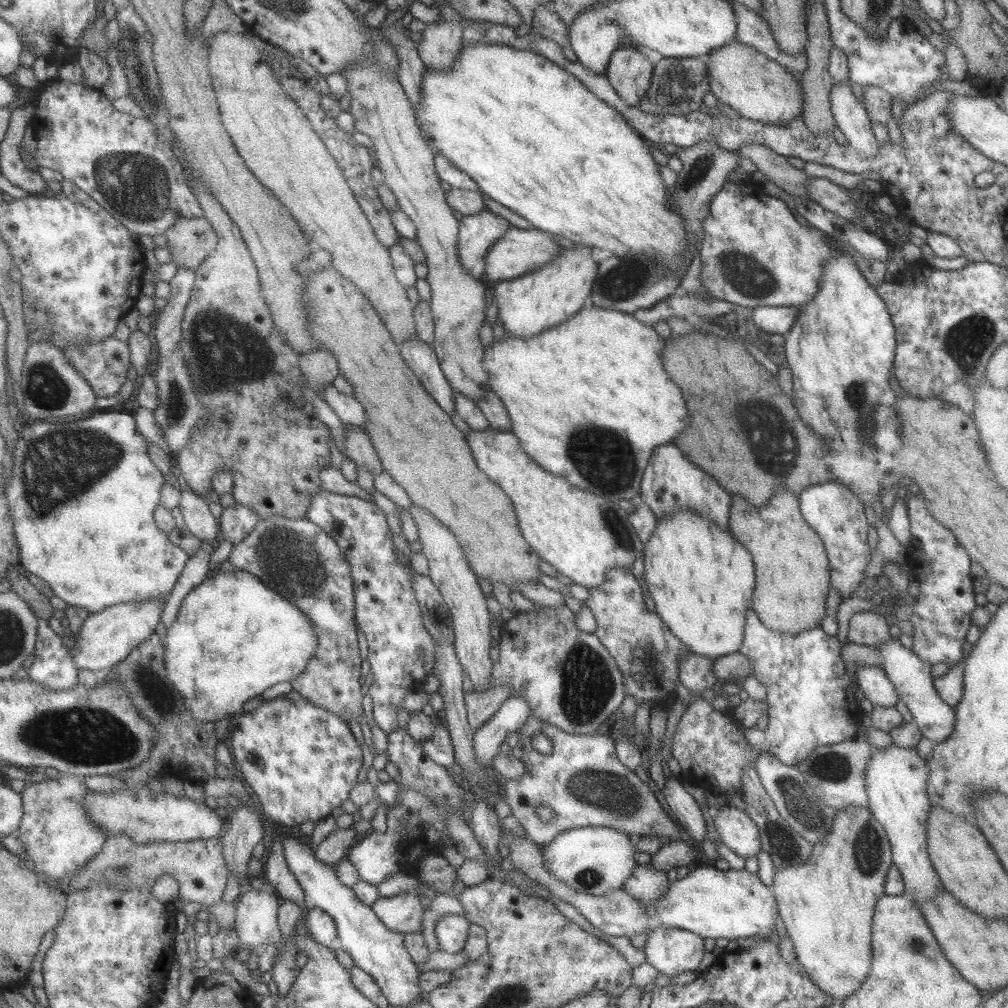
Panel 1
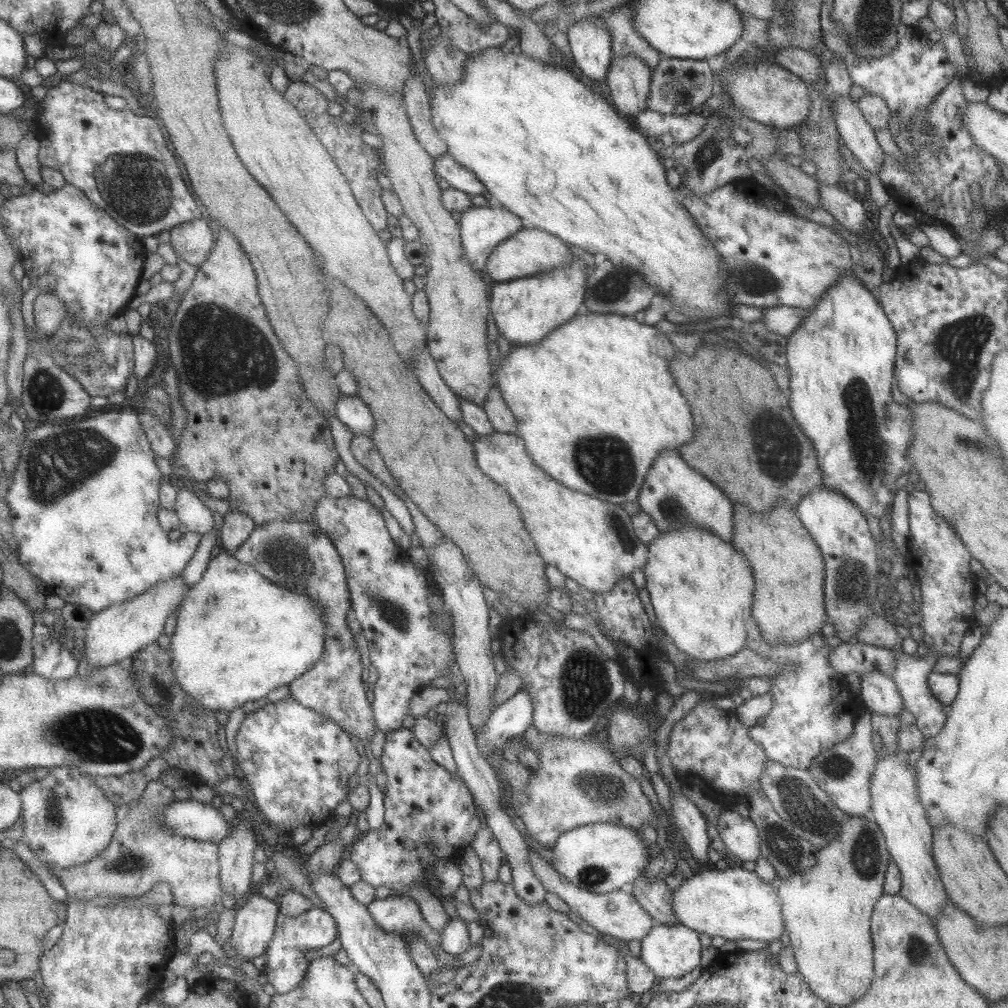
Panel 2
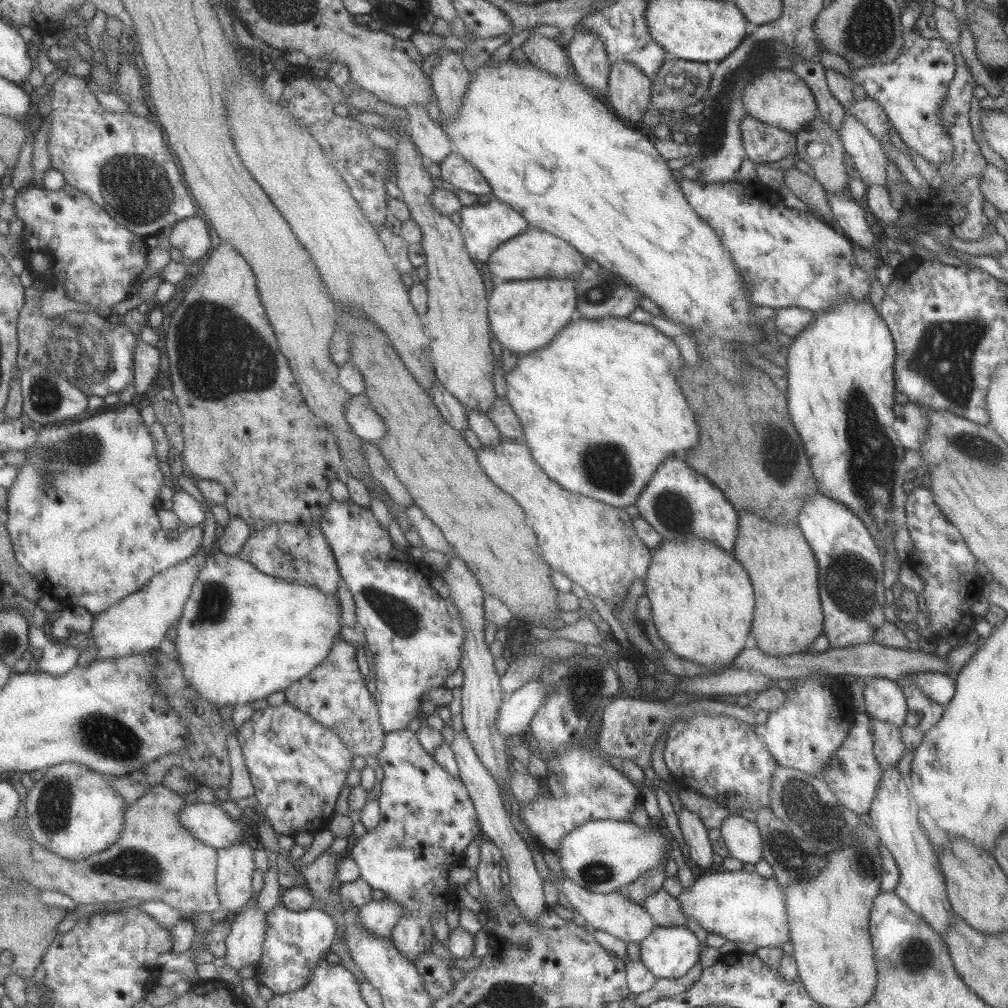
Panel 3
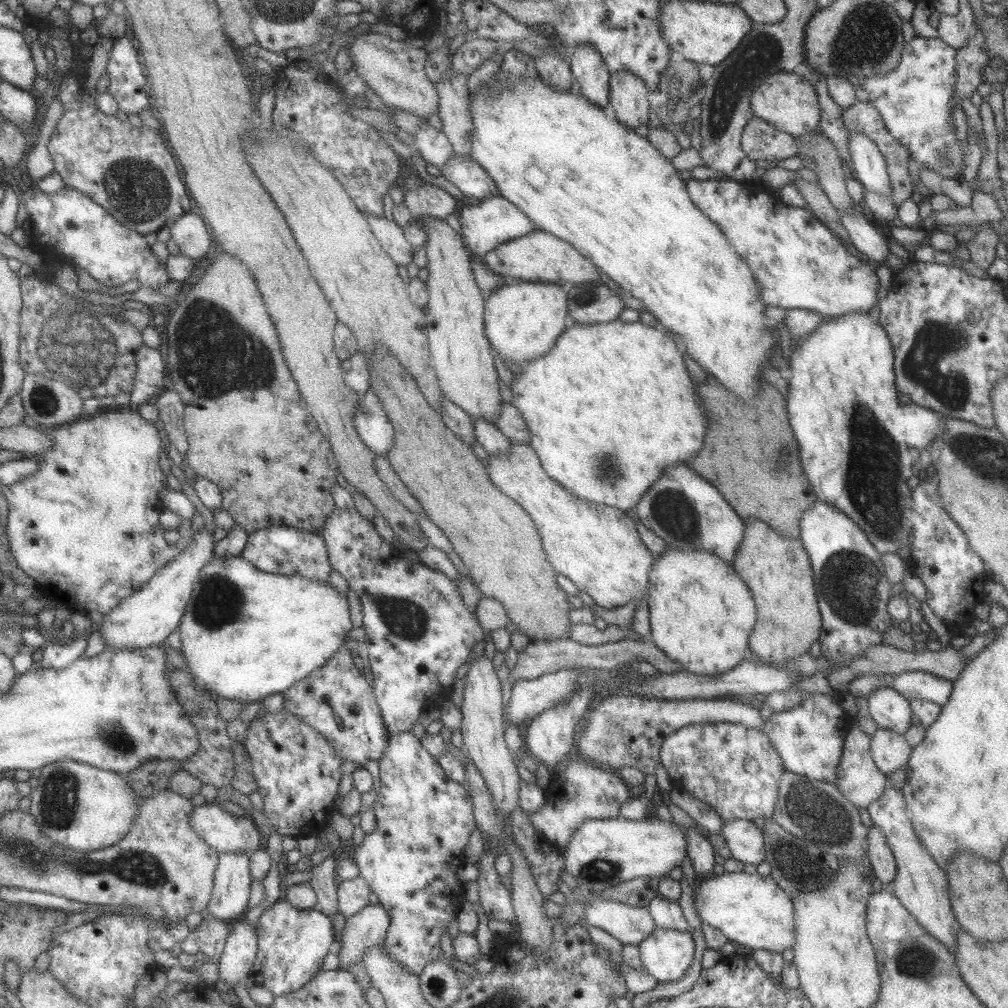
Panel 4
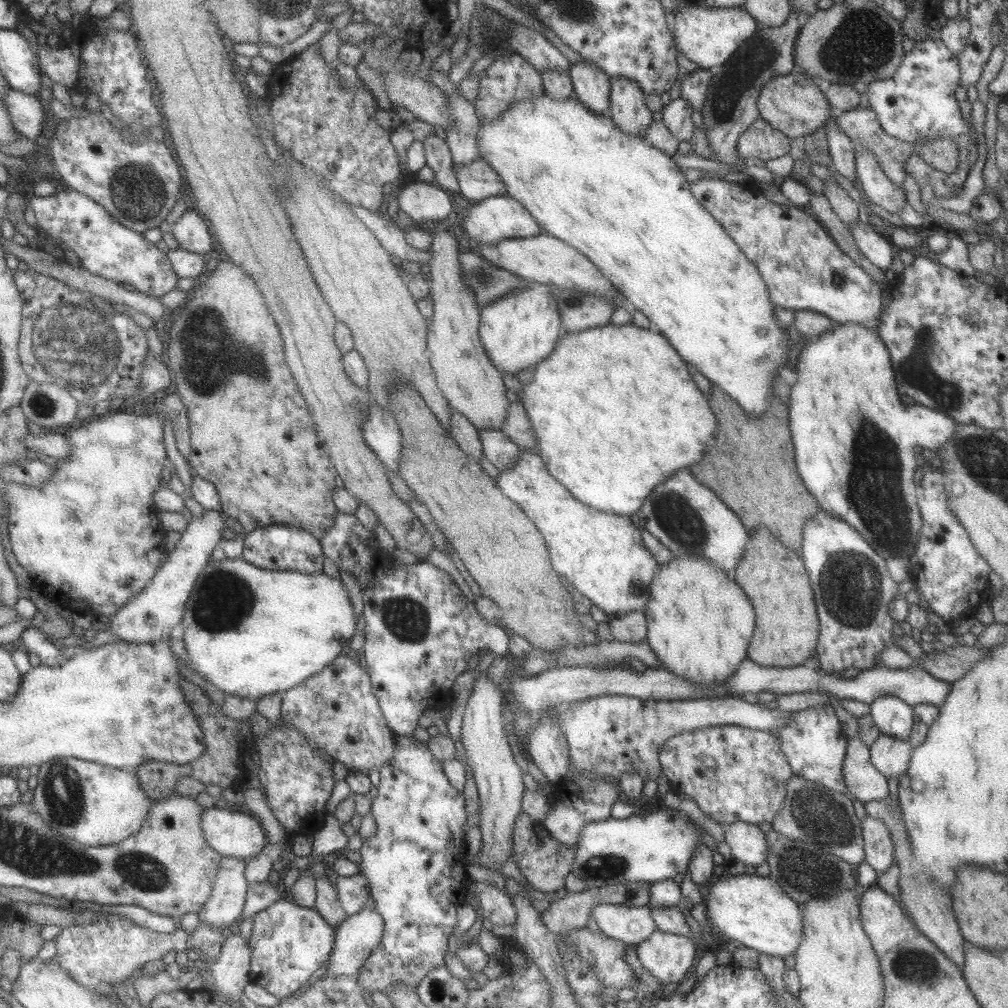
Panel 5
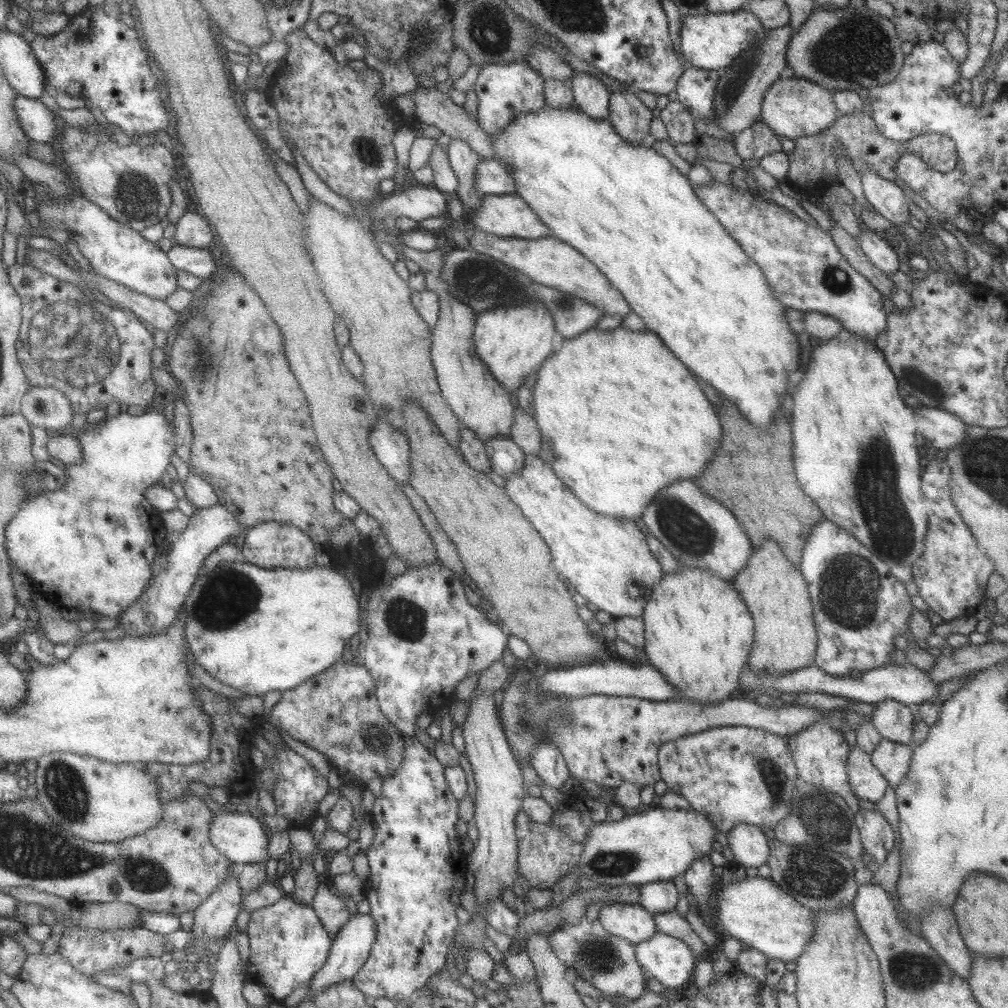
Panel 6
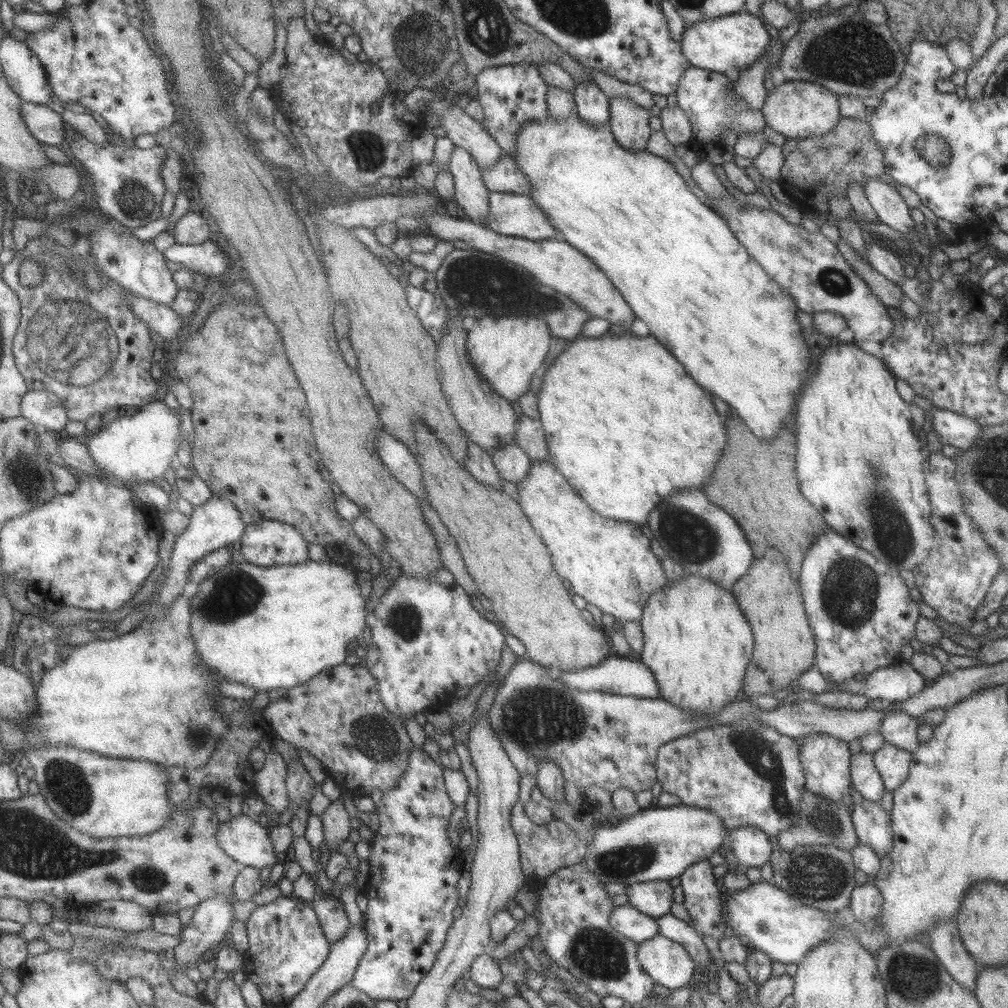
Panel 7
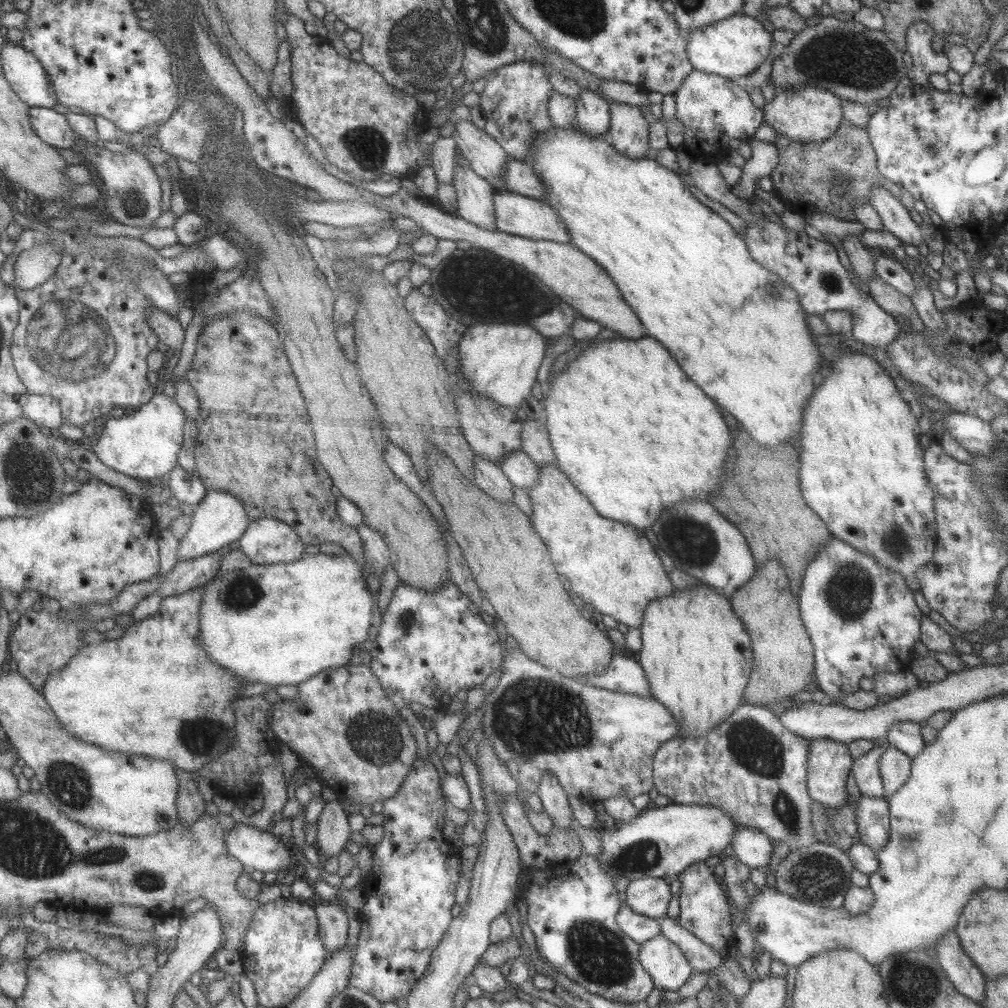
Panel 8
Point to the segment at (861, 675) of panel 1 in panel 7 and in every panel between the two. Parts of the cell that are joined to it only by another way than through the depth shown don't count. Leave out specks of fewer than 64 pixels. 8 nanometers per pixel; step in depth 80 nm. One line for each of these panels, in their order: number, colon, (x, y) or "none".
2: (878, 692)
3: (883, 699)
4: (888, 709)
5: (891, 716)
6: (893, 721)
7: (897, 728)

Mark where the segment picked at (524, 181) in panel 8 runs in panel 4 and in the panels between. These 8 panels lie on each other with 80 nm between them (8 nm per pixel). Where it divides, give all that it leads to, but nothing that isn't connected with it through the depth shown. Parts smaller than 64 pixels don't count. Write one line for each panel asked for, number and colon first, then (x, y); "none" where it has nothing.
4: (471, 180)
5: (477, 180)
6: (491, 177)
7: (505, 175)

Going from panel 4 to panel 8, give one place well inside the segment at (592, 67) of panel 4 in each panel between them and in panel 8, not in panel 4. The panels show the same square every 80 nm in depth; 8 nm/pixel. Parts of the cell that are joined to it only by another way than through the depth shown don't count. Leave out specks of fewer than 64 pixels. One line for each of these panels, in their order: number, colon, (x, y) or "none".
5: (591, 85)
6: (590, 95)
7: (592, 106)
8: (592, 117)

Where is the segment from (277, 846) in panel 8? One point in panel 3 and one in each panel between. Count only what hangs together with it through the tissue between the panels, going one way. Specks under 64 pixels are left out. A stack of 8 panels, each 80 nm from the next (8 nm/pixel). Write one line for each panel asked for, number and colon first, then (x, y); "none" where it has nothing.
3: (211, 824)
4: (227, 833)
5: (236, 835)
6: (244, 840)
7: (248, 842)

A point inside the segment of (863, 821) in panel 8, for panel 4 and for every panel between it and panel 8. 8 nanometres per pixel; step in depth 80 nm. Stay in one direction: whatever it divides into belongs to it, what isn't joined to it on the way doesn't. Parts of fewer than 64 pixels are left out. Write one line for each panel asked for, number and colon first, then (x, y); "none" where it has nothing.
4: (882, 861)
5: (878, 849)
6: (877, 839)
7: (871, 823)

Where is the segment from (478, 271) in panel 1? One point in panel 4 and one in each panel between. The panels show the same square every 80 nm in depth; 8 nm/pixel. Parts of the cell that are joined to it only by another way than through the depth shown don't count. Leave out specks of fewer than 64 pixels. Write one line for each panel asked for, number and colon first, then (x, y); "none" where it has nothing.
2: (481, 228)
3: (483, 228)
4: (494, 220)

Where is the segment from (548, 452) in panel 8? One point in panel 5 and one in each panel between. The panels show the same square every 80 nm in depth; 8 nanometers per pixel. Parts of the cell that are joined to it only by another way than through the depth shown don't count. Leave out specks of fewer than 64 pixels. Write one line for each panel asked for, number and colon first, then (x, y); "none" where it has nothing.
5: (516, 427)
6: (523, 432)
7: (529, 435)

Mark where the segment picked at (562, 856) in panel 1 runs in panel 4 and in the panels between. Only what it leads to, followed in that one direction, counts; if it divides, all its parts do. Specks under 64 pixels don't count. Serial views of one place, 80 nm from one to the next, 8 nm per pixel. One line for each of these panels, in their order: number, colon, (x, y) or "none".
2: (599, 857)
3: (603, 855)
4: (602, 852)

